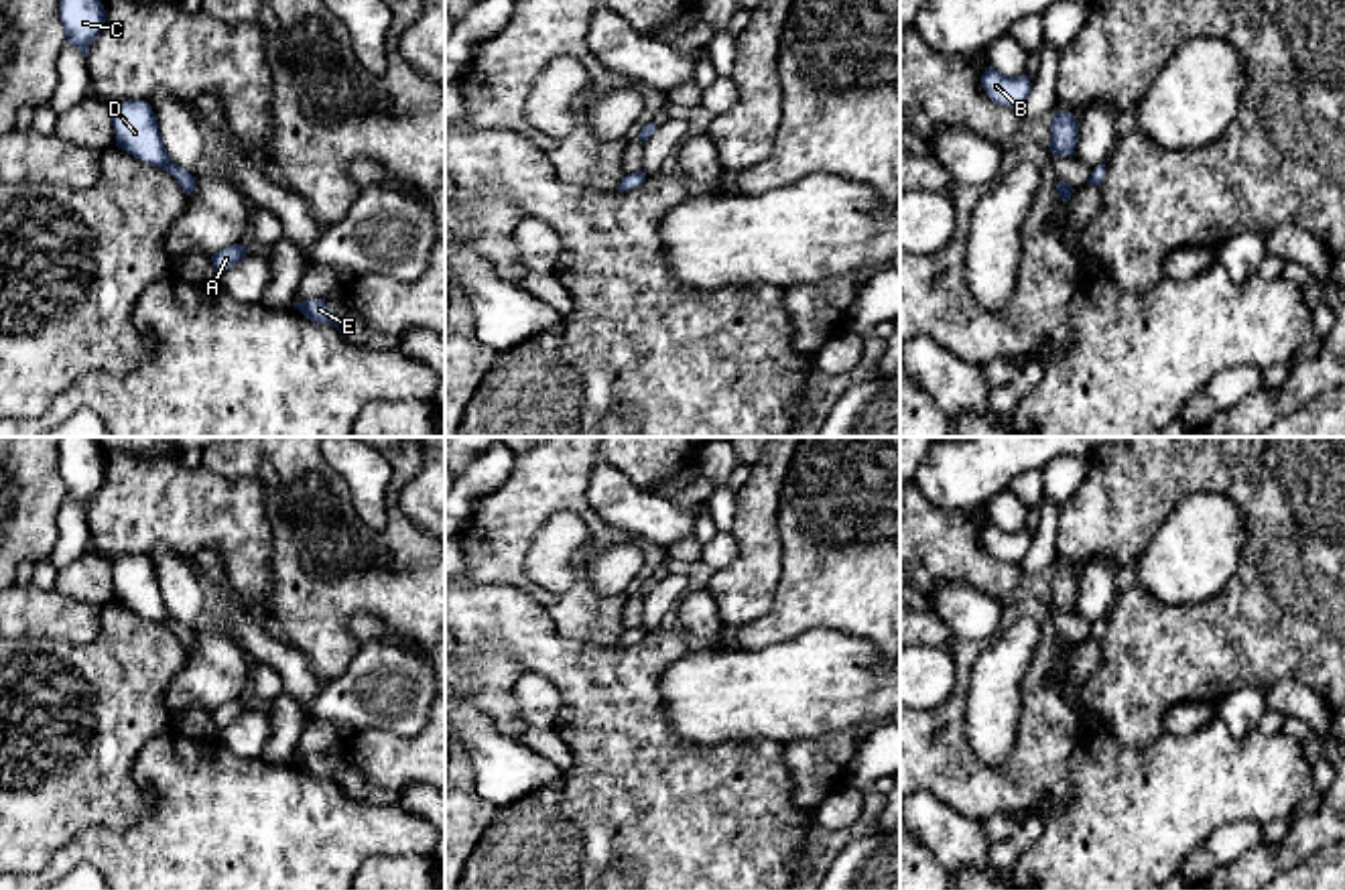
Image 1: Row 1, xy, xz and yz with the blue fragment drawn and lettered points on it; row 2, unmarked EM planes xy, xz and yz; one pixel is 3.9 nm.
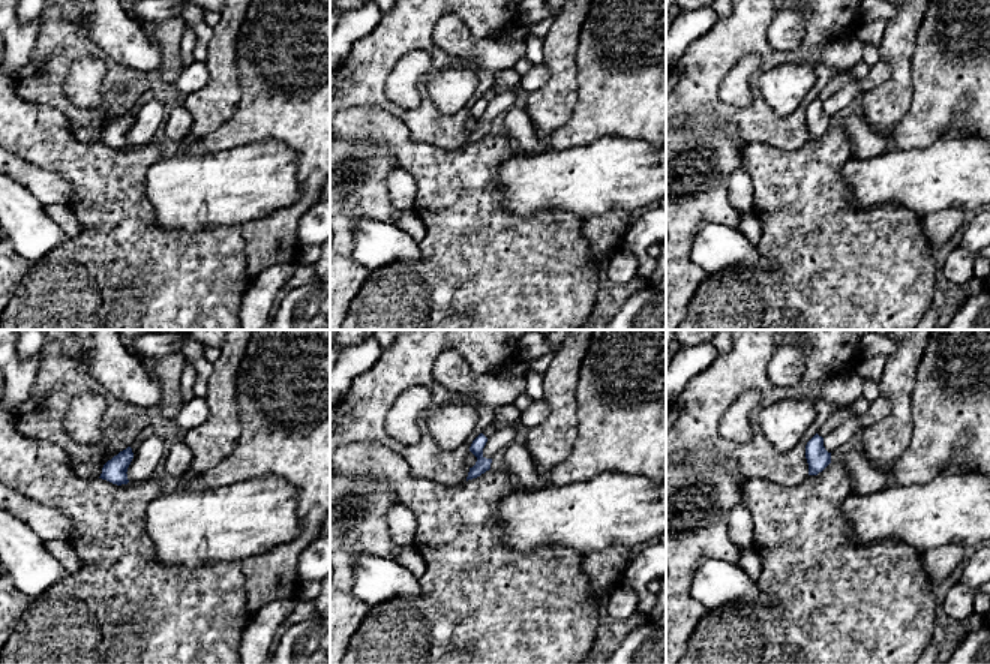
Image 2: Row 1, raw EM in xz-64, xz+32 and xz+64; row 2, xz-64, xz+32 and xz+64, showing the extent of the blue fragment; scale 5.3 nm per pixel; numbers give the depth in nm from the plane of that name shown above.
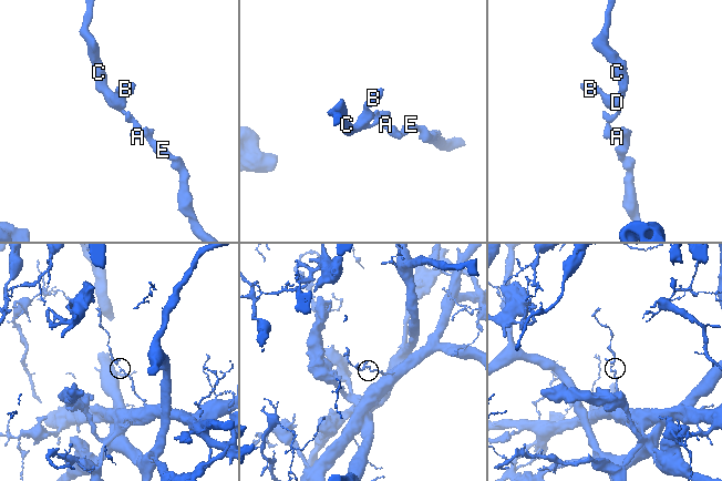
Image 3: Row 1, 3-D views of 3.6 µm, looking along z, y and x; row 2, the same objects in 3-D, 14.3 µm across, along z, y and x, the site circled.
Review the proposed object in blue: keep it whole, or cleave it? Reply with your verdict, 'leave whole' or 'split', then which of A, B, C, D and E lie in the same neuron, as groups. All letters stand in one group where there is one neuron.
leave whole | A B C D E

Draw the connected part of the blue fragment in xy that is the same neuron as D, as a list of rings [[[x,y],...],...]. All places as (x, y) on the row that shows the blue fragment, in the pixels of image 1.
[[[128,100],[116,102],[112,108],[112,126],[116,132],[116,146],[140,158],[152,167],[158,167],[175,177],[175,181],[189,195],[195,191],[195,177],[183,171],[179,165],[171,161],[165,150],[156,116],[148,102],[144,100]]]

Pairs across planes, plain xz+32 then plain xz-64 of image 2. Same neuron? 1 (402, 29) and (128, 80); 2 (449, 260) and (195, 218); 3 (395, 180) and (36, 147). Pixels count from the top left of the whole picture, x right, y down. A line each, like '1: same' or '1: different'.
1: same
2: different
3: different

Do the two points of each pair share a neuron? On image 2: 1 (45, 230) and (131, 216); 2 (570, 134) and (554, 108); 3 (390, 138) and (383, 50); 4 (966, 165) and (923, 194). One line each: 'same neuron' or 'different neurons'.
1: different neurons
2: different neurons
3: different neurons
4: same neuron

